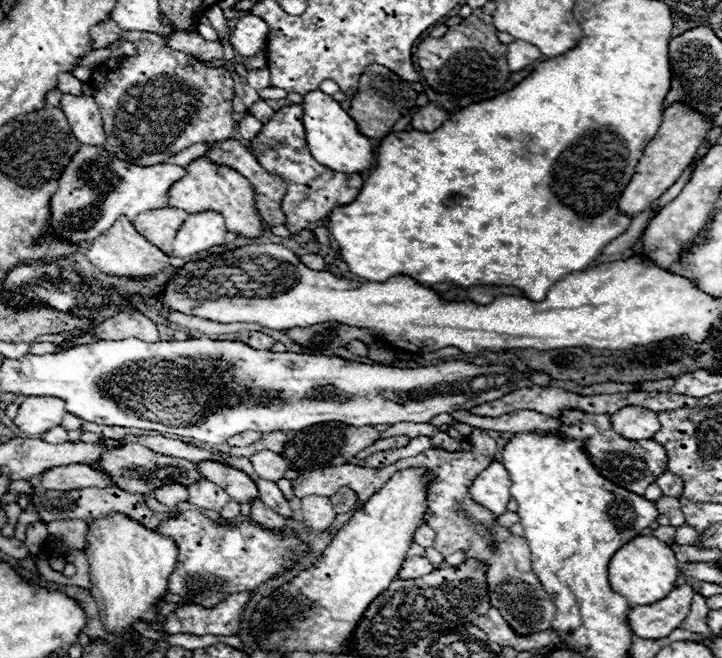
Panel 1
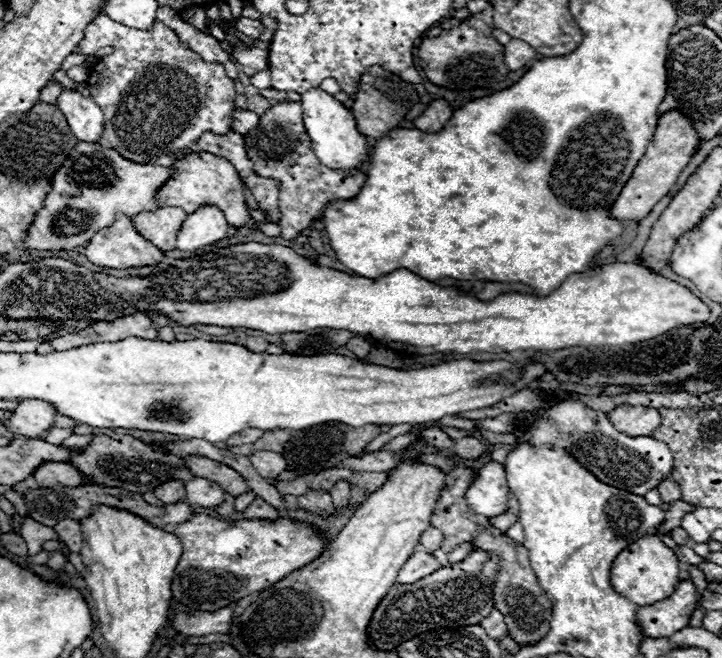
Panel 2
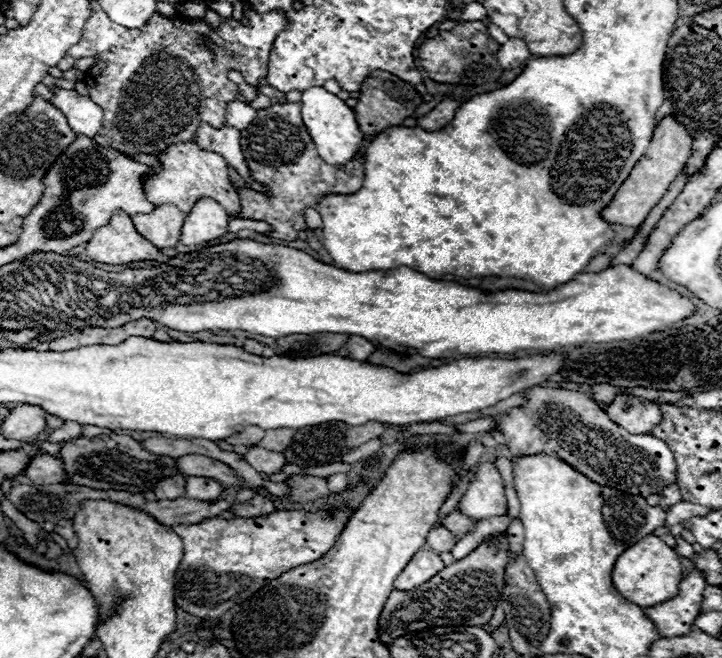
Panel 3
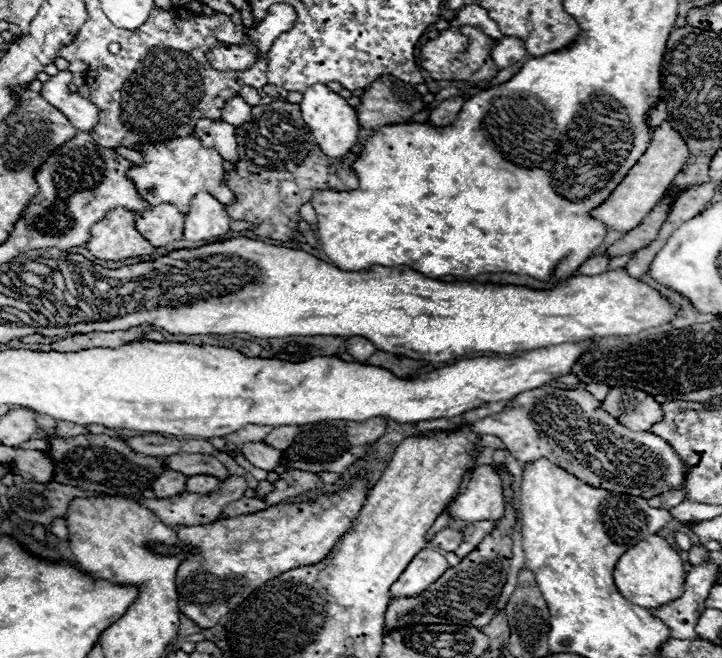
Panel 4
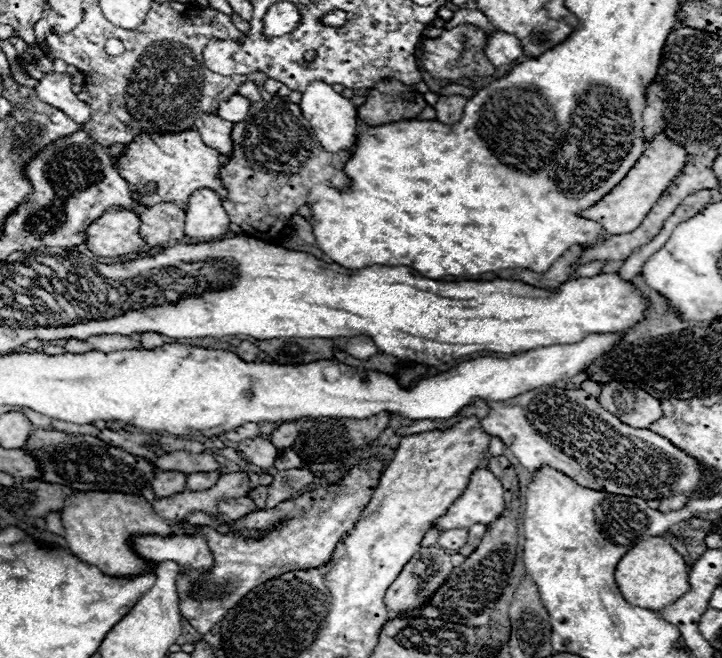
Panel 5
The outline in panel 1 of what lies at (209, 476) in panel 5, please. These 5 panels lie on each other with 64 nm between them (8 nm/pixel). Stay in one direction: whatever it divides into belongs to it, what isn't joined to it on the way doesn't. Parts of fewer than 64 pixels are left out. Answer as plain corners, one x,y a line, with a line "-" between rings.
200,480
192,486
188,486
188,502
196,504
198,508
206,508
206,510
214,510
214,512
220,512
228,502
230,502
230,496
216,484
208,482
208,480

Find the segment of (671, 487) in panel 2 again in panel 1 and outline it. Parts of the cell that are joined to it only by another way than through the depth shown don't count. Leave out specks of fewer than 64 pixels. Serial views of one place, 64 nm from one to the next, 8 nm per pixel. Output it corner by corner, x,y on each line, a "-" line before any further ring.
668,470
662,472
662,474
656,478
656,484
660,486
660,490
662,490
664,496
672,496
672,498
680,496
680,494
682,494
682,488
684,488
680,476
676,476
676,474
668,472

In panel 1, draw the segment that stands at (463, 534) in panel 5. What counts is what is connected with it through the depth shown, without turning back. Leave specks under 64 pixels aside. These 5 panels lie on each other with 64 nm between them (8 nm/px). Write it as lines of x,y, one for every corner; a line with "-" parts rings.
422,524
416,532
414,532
414,542
418,544
418,546
422,546
422,548
428,548
428,546
432,546
432,542
434,542
434,530
430,528
430,526
426,526
426,524

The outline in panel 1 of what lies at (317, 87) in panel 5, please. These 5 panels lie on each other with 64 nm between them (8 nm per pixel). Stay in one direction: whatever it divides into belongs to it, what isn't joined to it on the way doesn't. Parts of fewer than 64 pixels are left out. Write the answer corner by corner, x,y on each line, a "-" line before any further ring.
314,90
304,96
304,130
306,144
312,156
330,170
346,172
346,174
362,174
374,164
374,148
366,136
360,136
356,122
348,116
348,112
328,94

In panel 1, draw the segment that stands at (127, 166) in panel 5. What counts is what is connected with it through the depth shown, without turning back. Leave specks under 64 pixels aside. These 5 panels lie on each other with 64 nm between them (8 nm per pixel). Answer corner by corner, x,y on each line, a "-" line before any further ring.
206,156
188,164
186,176
182,180
178,180
170,188
168,194
170,194
168,206
182,208
188,214
196,214
196,212
204,212
204,210
220,212
226,220
226,230
236,236
244,236
248,240
254,240
254,238
260,238
264,232
262,218
258,216
258,210
256,210
256,192
254,192
252,184
248,182
248,178
234,172
232,168
216,166

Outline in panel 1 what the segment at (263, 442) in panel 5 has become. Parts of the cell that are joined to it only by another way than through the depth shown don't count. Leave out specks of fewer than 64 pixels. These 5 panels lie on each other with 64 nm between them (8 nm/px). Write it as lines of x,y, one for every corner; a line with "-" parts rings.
262,450
254,456
250,456
250,462
254,466
254,472
264,478
264,480
272,480
272,482
278,482
280,478
284,478
288,466
284,462
284,458
276,452
270,452
270,450

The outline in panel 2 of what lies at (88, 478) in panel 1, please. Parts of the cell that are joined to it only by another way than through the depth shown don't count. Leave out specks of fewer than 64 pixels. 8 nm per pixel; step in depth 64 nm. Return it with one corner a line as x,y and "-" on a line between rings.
48,462
48,464
42,464
36,472
34,472
34,478
38,480
40,486
46,486
46,488
54,488
54,486
84,486
84,484
90,484
88,478
84,474
80,474
78,468
72,468
70,464
64,464
64,462

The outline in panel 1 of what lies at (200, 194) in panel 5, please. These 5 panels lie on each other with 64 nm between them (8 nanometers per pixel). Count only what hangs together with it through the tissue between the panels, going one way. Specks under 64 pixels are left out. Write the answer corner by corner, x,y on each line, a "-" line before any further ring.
206,210
190,214
176,232
172,256
190,258
192,254
210,250
214,246
222,246
224,236
226,236
226,224
218,212

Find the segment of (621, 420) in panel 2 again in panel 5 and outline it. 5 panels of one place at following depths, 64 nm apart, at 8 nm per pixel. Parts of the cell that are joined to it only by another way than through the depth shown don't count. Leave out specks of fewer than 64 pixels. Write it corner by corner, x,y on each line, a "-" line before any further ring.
630,382
602,384
598,402
632,428
650,428
652,422
662,418
660,402

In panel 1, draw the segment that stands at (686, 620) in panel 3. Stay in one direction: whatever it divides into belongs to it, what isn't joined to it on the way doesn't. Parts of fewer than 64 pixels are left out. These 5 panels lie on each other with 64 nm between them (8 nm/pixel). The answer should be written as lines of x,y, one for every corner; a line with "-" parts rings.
692,586
674,588
664,600
648,606
634,606
628,612
628,626
634,636
644,640
666,638
690,612

